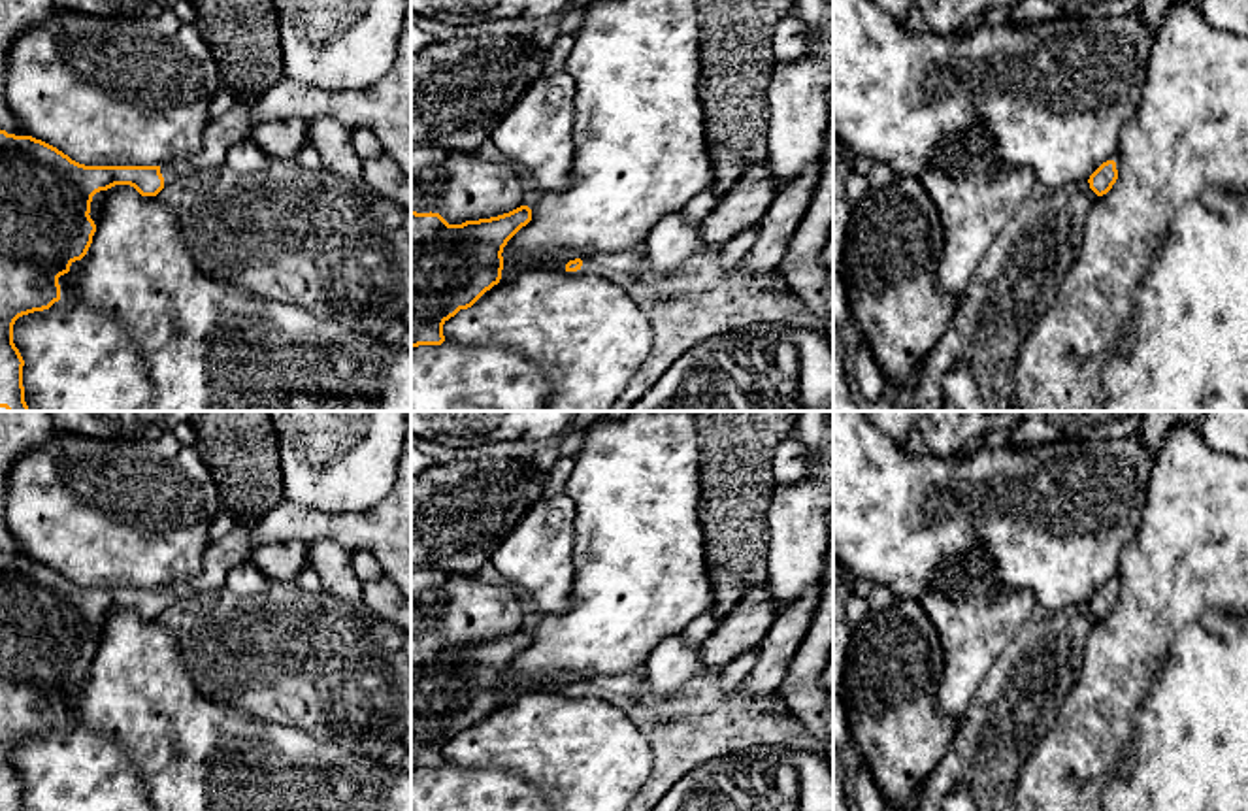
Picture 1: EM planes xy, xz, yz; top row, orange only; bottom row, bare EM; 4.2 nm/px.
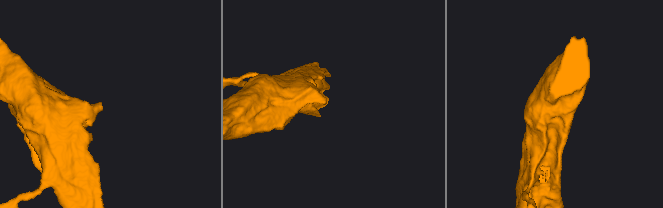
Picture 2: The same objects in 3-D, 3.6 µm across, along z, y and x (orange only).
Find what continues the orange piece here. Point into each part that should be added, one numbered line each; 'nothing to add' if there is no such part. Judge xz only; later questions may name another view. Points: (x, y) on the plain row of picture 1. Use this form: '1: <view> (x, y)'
1: xz (621, 691)

